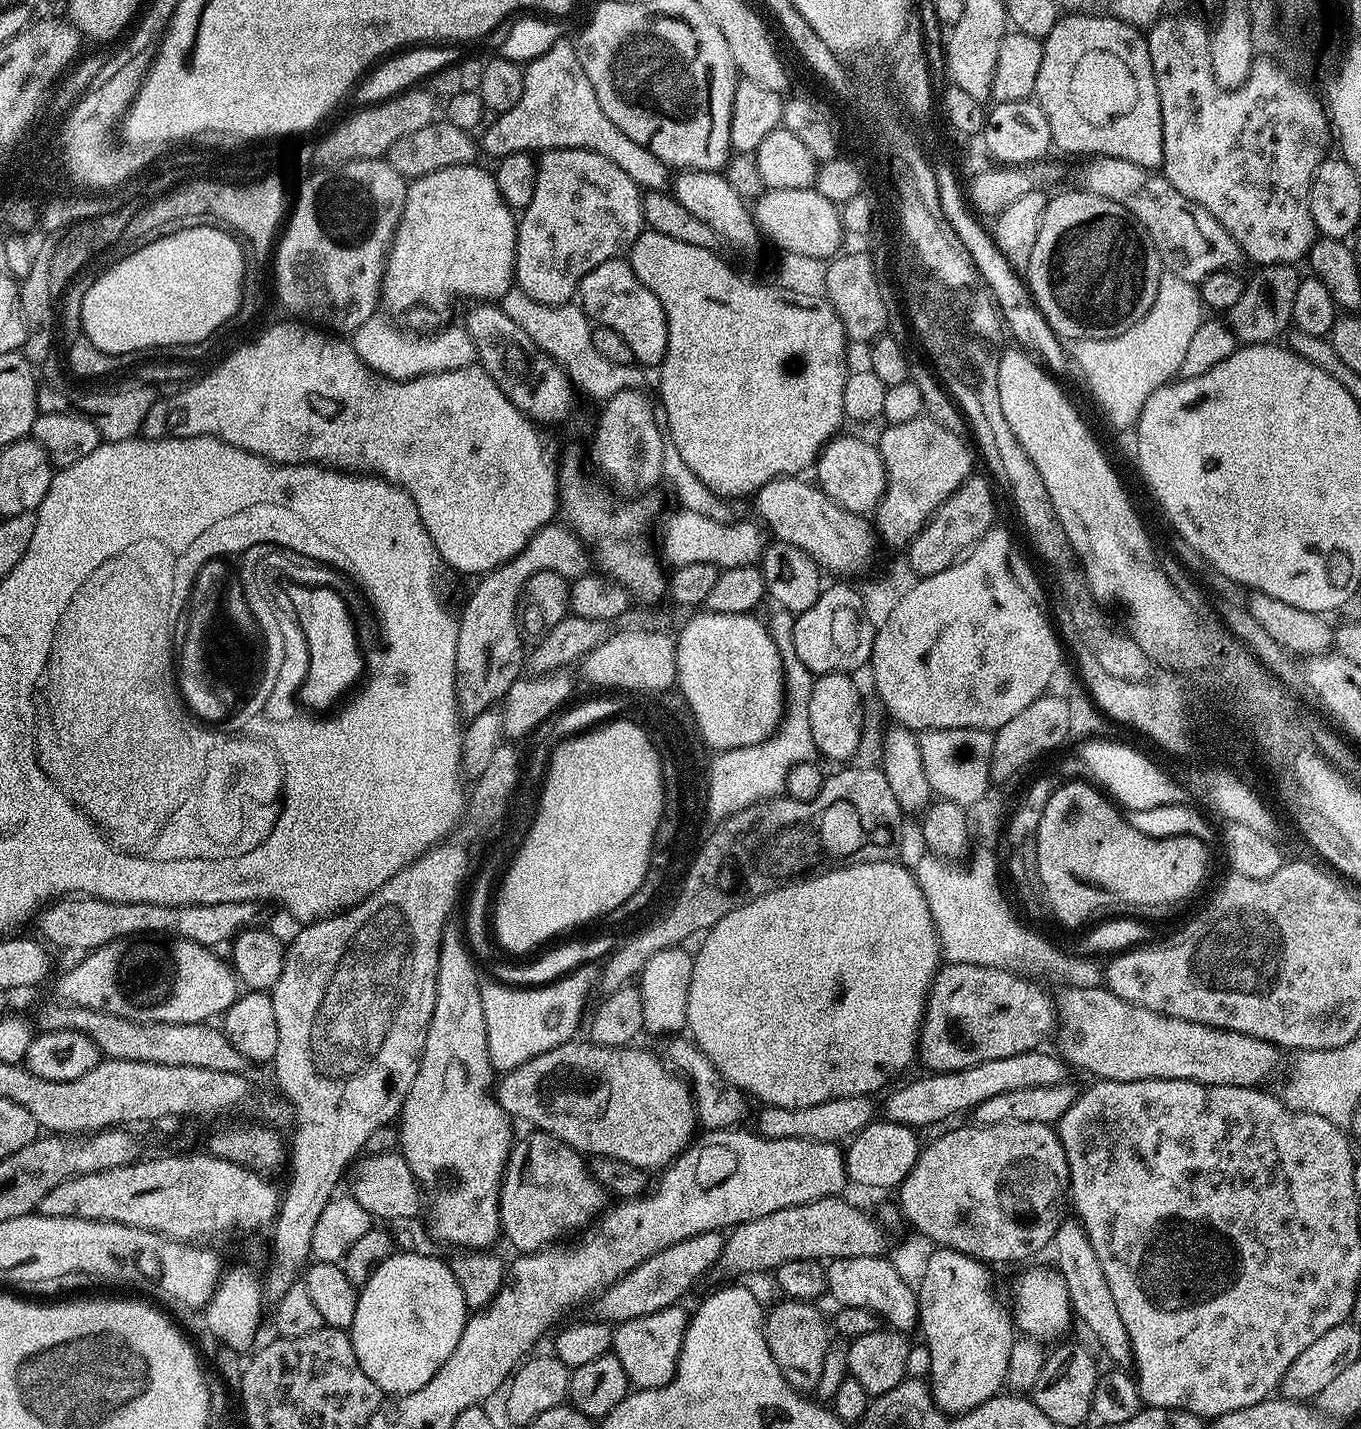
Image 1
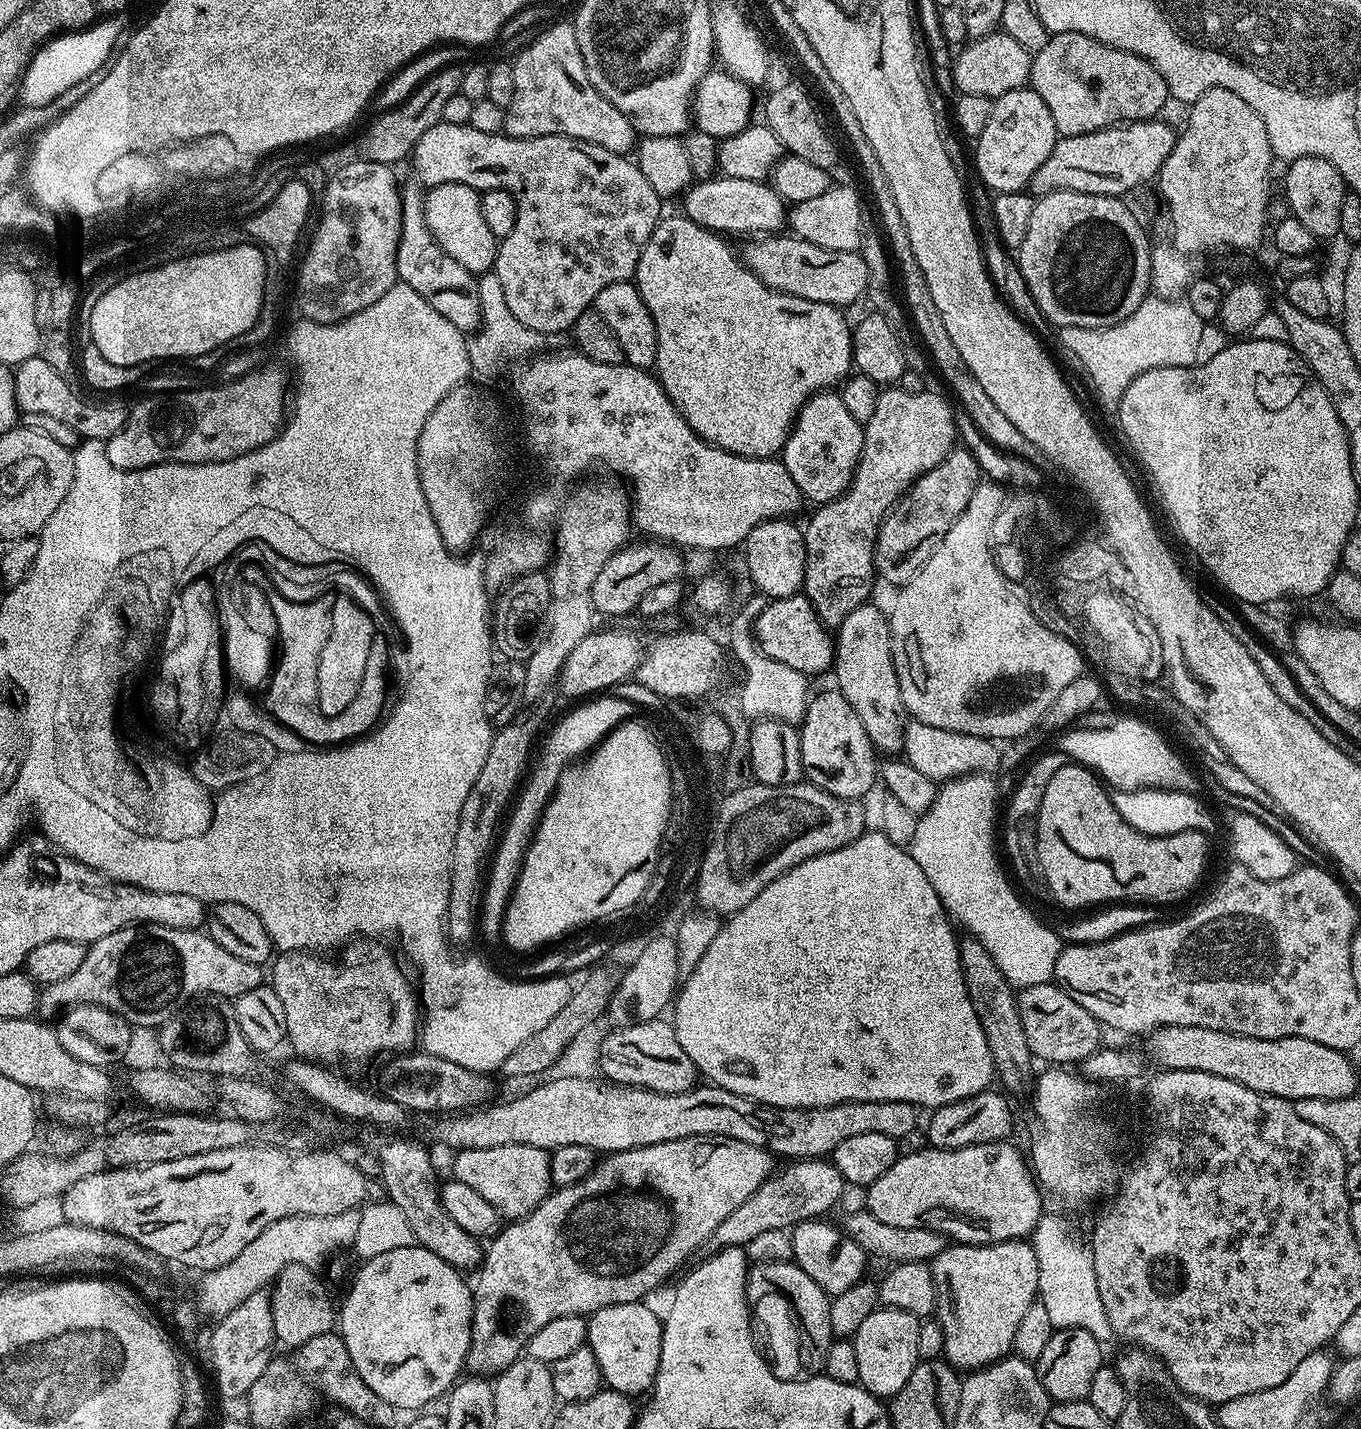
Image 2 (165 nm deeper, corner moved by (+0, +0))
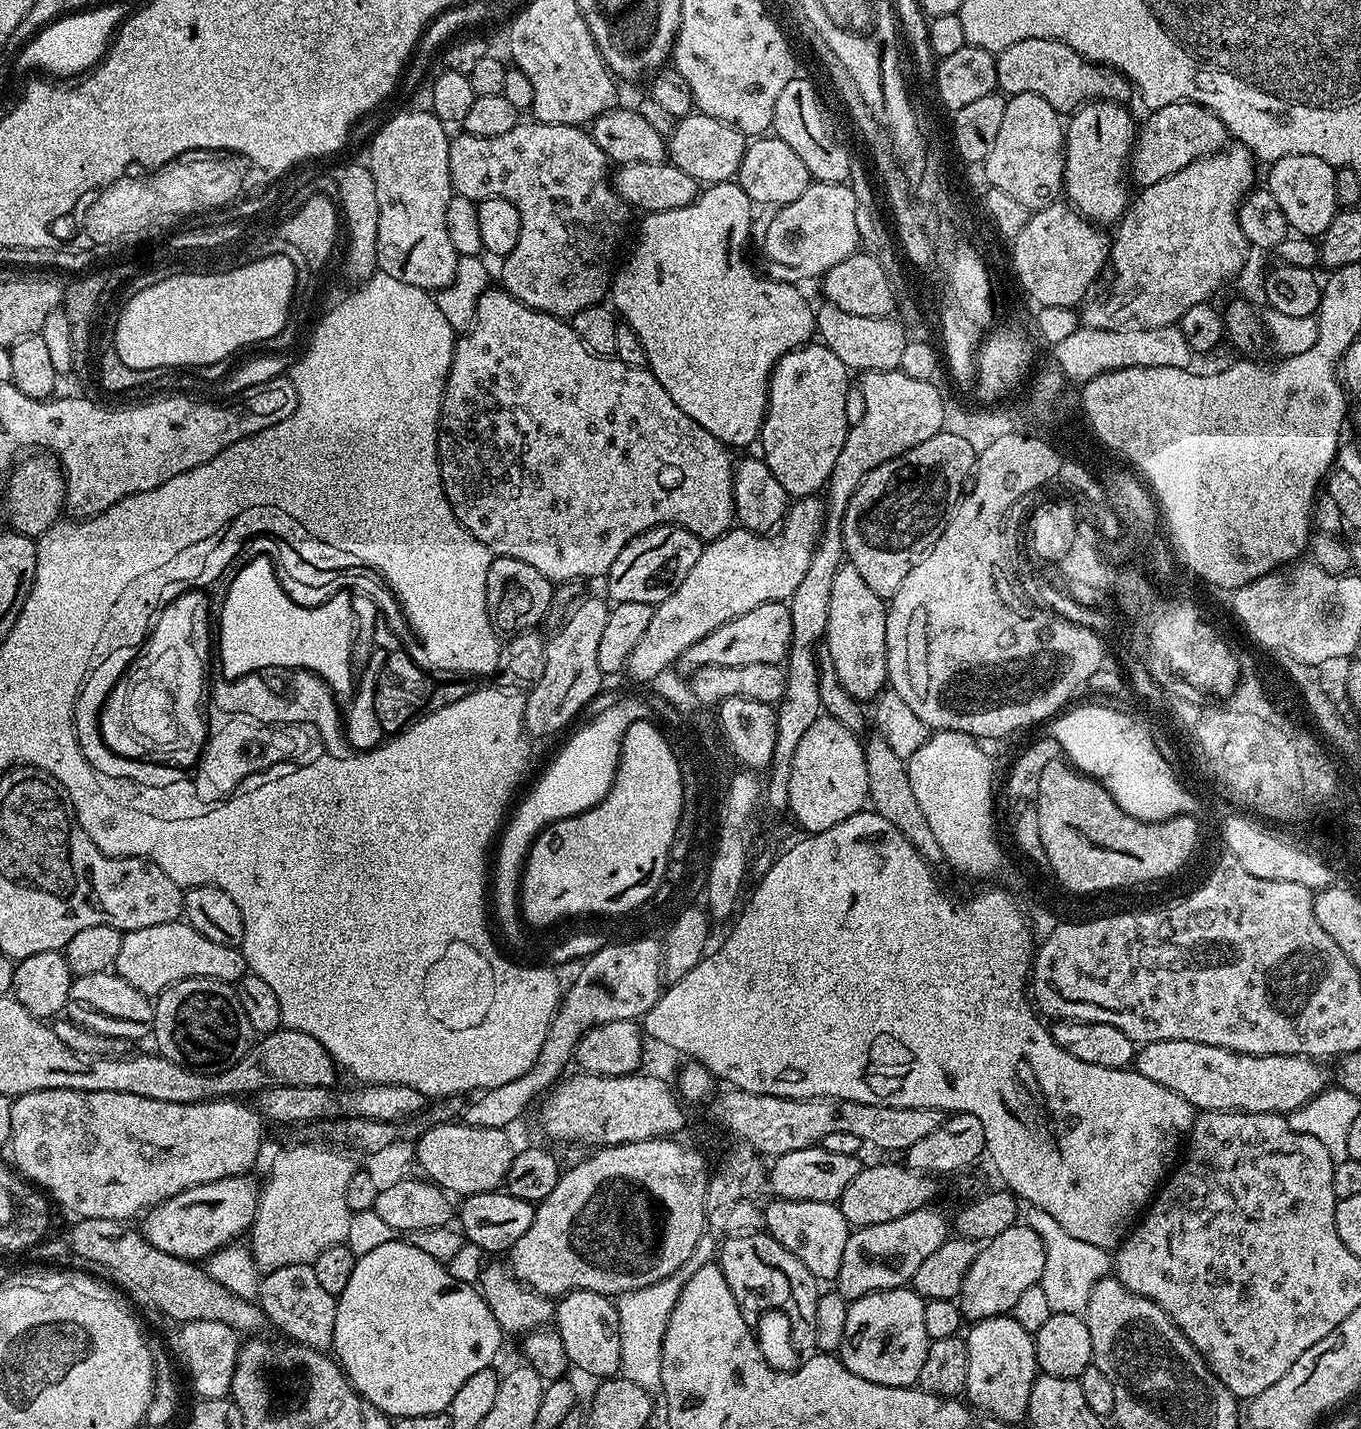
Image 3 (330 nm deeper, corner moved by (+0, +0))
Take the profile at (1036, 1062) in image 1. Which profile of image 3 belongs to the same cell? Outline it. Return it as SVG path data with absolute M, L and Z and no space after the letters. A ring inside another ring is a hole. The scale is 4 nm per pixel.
M1163 1040L1150 1042L1137 1051L1134 1070L1166 1090L1174 1090L1192 1103L1193 1109L1212 1112L1279 1112L1287 1114L1300 1108L1308 1100L1329 1087L1328 1076L1319 1068L1315 1059L1306 1056L1243 1056L1218 1046L1206 1046L1202 1042Z

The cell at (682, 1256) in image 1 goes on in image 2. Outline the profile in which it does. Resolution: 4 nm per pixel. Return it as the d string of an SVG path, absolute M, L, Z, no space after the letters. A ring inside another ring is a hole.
M824 1158L792 1160L785 1164L788 1165L781 1172L780 1169L773 1171L772 1175L762 1182L762 1186L758 1186L758 1190L750 1194L750 1198L746 1198L746 1202L742 1202L738 1210L733 1210L727 1216L726 1222L722 1222L722 1226L718 1226L710 1241L713 1249L744 1248L750 1242L750 1238L758 1238L758 1234L763 1234L766 1230L788 1230L801 1224L803 1220L815 1220L829 1215L827 1212L839 1202L840 1195L843 1194L844 1188L846 1189L846 1181L840 1171Z

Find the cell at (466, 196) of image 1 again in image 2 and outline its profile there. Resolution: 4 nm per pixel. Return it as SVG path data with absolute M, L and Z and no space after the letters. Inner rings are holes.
M458 182L440 184L436 188L428 188L424 200L424 213L430 232L440 243L442 250L454 258L454 262L462 262L466 270L473 274L493 271L496 263L498 238L490 232L486 218L482 216L481 193L470 186L462 186Z

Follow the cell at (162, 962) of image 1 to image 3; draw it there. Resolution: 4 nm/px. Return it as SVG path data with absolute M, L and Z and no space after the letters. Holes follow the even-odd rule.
M177 922L146 926L124 933L122 950L118 950L114 971L120 979L134 986L144 996L155 998L180 980L203 978L223 980L225 984L235 985L246 975L249 967L240 948L210 942L210 938L198 934L198 930L194 930L187 922Z

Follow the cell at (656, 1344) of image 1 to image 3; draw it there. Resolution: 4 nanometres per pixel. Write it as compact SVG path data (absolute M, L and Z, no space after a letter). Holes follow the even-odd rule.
M590 1290L567 1292L556 1304L554 1330L562 1338L562 1346L566 1346L573 1369L581 1368L586 1375L595 1378L611 1378L620 1372L620 1323L616 1304L609 1297Z

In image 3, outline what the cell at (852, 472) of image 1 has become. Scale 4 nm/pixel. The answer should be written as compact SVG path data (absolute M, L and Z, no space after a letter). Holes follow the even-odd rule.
M819 342L787 352L772 370L768 413L764 415L758 444L764 447L762 458L789 497L816 496L819 488L821 491L827 485L850 427L846 418L848 376L850 369L838 362L834 350Z

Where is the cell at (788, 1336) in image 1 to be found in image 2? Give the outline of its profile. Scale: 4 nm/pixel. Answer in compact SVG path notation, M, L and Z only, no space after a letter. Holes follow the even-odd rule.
M793 1261L753 1265L748 1271L748 1300L753 1302L765 1297L765 1295L774 1293L785 1295L795 1308L797 1322L801 1332L799 1354L803 1369L808 1372L821 1371L834 1339L833 1328L830 1326L831 1297L818 1286L818 1282L815 1282L810 1274L806 1274Z

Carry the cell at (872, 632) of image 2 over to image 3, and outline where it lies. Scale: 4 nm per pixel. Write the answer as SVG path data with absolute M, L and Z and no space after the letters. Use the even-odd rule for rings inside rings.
M841 564L830 590L830 618L823 643L828 644L826 655L834 662L838 682L855 700L875 701L888 684L887 617L885 597L874 594L852 564Z

